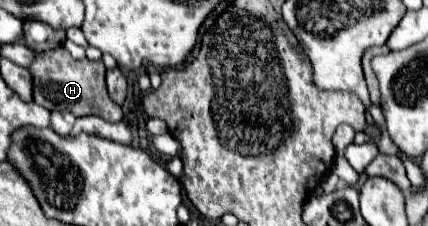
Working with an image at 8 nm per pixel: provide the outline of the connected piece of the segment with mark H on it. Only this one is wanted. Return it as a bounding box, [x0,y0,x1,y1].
[29,47,123,123]

